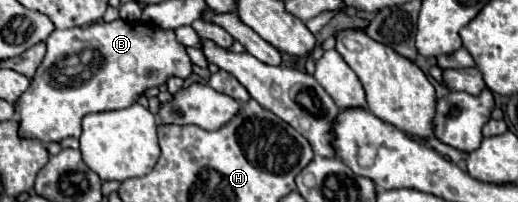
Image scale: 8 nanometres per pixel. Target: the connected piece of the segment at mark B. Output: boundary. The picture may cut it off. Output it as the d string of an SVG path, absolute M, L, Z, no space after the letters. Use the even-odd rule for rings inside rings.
M116 19L112 23L102 21L88 27L72 27L64 31L56 29L46 39L46 45L48 53L36 71L32 85L16 103L16 111L20 115L20 135L40 139L42 143L80 137L80 123L84 115L126 109L134 105L148 89L166 85L172 77L188 79L192 75L192 61L186 47L176 39L174 31L152 27L142 21L128 23ZM68 45L80 45L80 49L68 49ZM86 47L98 51L104 57L104 65L96 69L90 79L60 79L60 73L56 73L58 63L62 63L66 57L78 55Z

